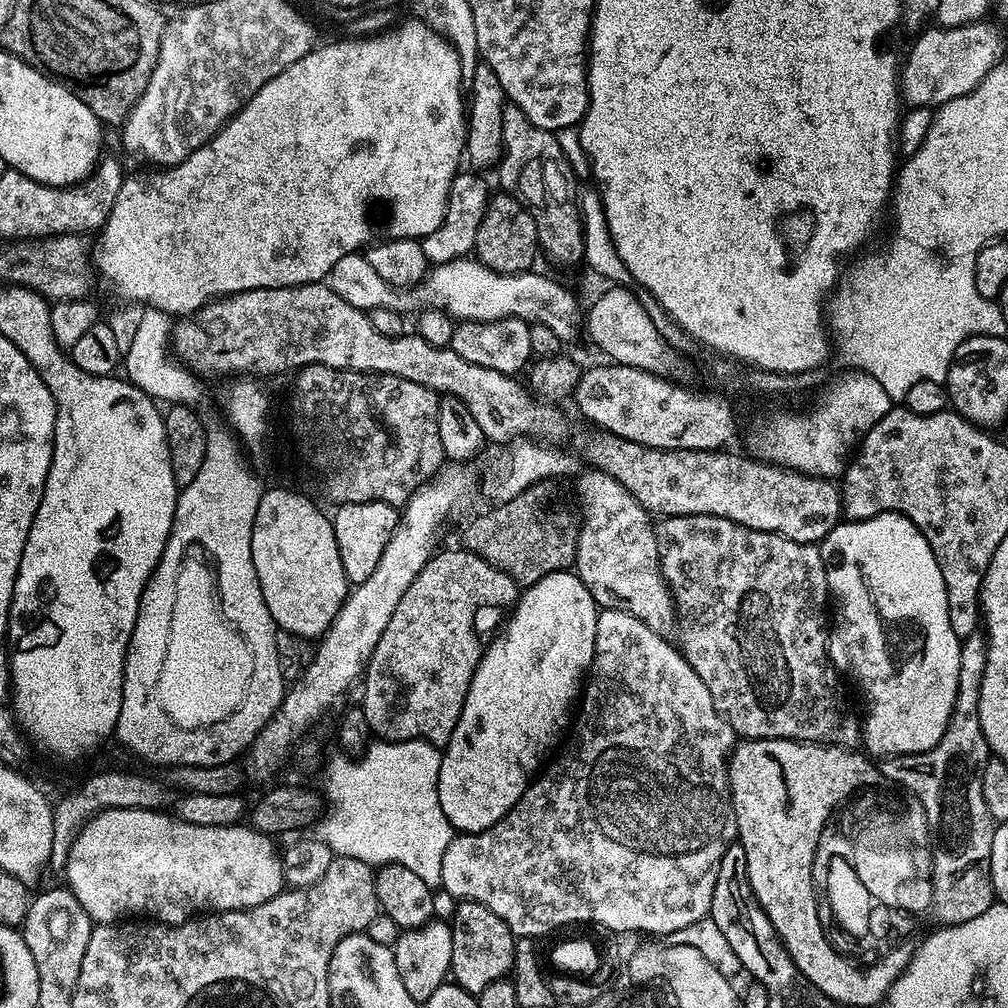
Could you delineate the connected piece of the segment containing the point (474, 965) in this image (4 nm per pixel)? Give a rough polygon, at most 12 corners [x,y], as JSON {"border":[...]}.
{"border":[[459,901],[453,981],[472,995],[511,973],[516,938],[488,907]]}

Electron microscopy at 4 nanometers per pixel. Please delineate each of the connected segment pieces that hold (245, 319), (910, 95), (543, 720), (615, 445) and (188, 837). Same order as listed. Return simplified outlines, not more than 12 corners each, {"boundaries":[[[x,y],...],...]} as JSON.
{"boundaries":[[[324,282],[255,288],[175,321],[197,374],[307,364],[443,394],[438,348],[378,334]],[[988,23],[925,27],[902,66],[903,99],[936,110],[1005,59]],[[572,570],[519,593],[440,758],[457,833],[496,828],[596,658]],[[611,434],[589,465],[657,517],[721,516],[816,544],[841,489],[771,462],[737,476]],[[111,808],[67,887],[96,924],[181,924],[285,891],[271,835]]]}

